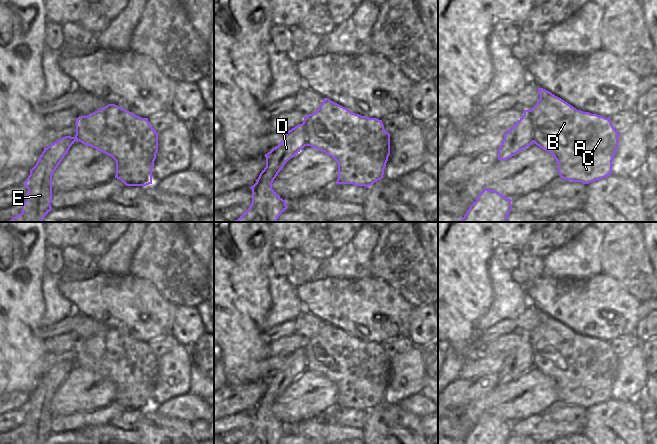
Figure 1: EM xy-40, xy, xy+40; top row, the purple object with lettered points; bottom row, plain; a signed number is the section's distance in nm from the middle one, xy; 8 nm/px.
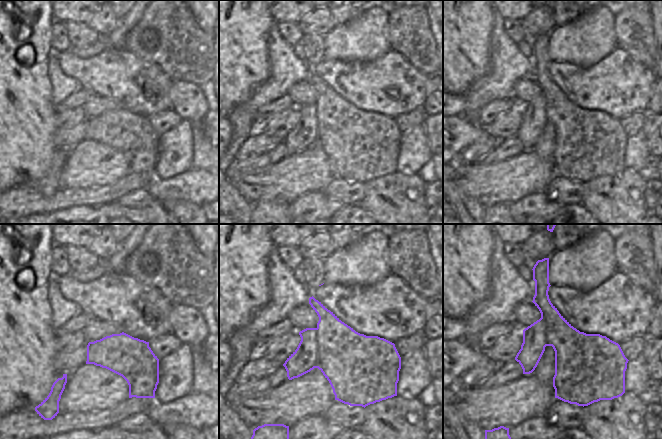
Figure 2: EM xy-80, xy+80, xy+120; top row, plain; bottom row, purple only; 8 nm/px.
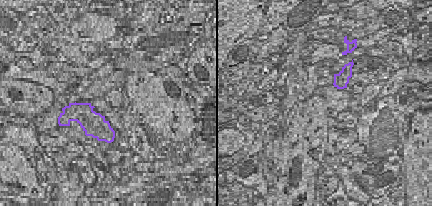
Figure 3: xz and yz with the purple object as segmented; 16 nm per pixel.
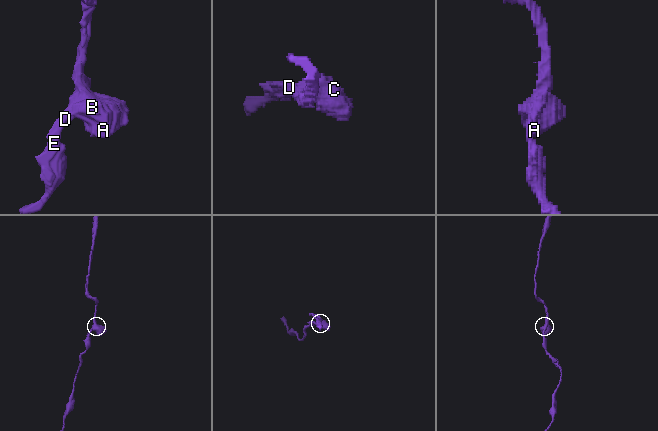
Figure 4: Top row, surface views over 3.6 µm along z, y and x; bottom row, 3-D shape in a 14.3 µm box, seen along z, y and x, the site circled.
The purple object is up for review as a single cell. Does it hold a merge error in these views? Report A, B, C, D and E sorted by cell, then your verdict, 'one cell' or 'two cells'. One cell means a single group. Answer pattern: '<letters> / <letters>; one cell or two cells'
A B C D E; one cell

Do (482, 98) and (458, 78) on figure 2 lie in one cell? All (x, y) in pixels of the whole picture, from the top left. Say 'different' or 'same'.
different

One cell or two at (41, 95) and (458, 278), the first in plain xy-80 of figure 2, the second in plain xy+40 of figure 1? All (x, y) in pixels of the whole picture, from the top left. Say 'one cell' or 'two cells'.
one cell

